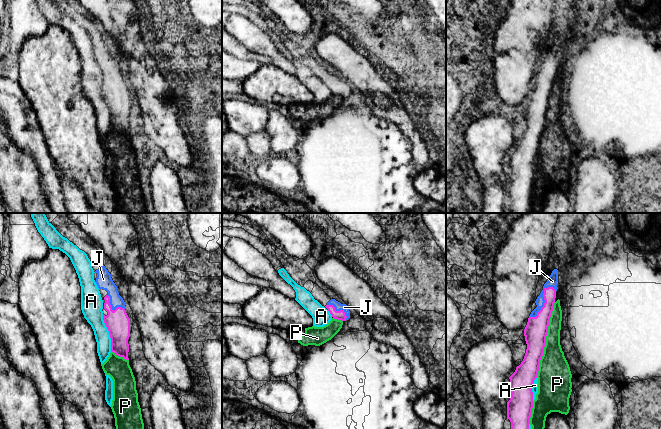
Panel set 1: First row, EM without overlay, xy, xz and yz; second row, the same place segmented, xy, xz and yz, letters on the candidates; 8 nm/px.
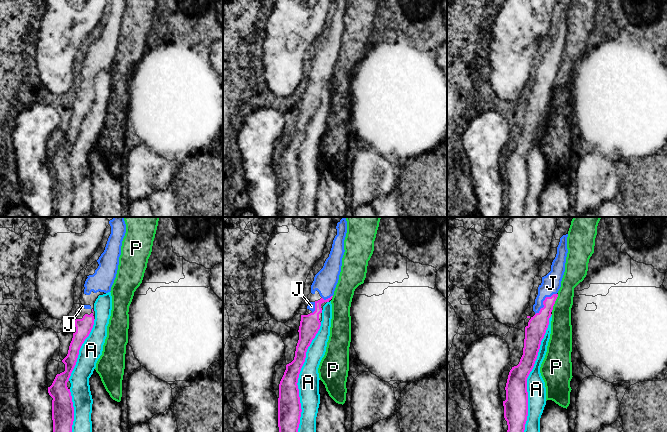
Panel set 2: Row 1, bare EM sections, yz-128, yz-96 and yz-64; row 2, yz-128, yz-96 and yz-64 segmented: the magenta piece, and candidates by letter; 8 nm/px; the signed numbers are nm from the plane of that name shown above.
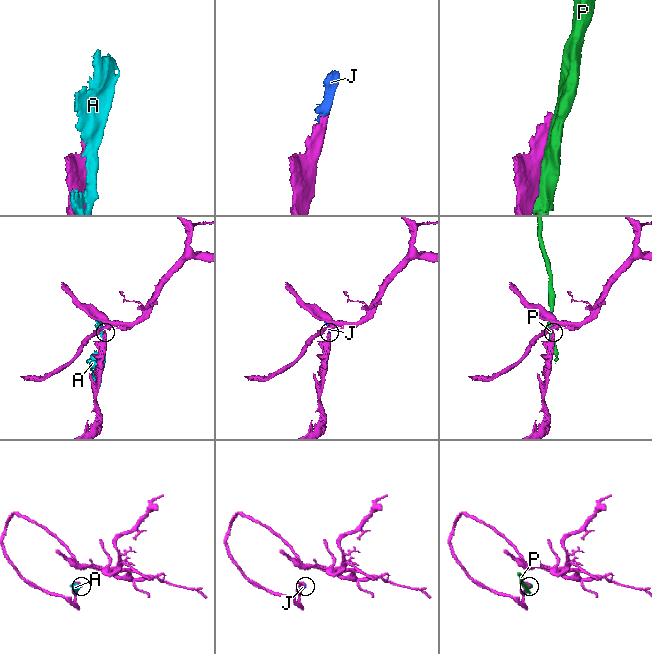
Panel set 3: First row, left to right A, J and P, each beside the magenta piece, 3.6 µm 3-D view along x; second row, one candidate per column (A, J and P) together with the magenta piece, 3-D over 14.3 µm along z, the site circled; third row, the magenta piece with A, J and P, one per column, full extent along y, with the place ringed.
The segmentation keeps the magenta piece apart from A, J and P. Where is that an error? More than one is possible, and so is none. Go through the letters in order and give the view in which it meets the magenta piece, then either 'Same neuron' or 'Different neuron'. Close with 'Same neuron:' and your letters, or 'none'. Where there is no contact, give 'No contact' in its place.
A: Touches magenta in xy. Different neuron
J: Touches magenta in yz. Same neuron
P: Touches magenta in yz. Different neuron
Same neuron: J

